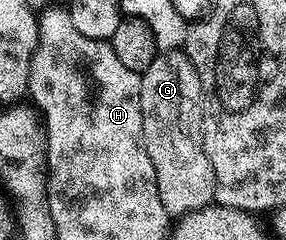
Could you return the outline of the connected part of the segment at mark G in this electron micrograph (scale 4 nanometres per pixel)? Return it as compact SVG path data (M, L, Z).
M182 50L173 52L159 52L155 60L141 74L141 118L143 119L143 145L149 154L149 162L153 162L153 170L157 174L157 194L161 194L161 206L165 206L168 217L178 218L201 210L206 204L212 203L215 198L215 175L213 166L209 166L209 158L205 154L203 145L203 91L201 90L201 78L197 78L197 70L193 62L189 62L187 53Z

